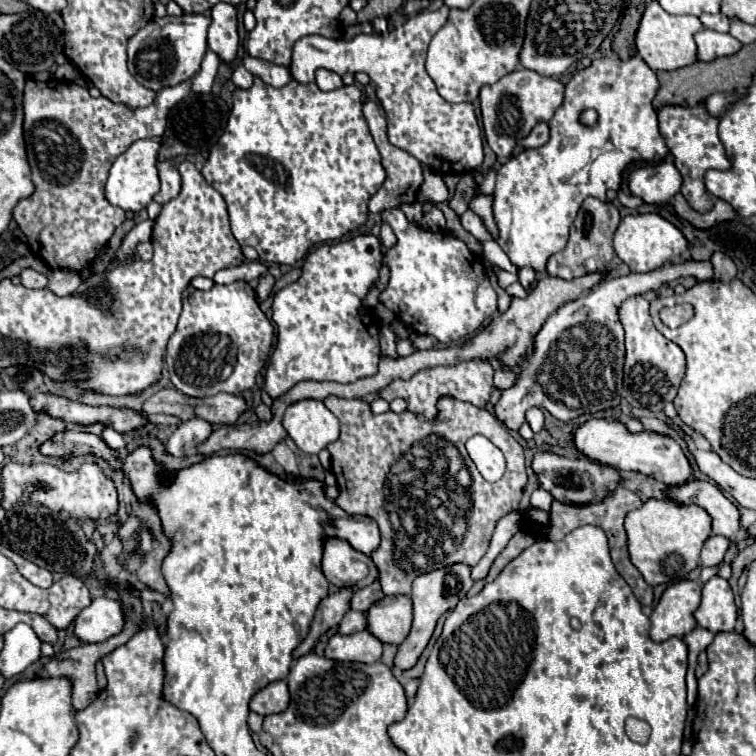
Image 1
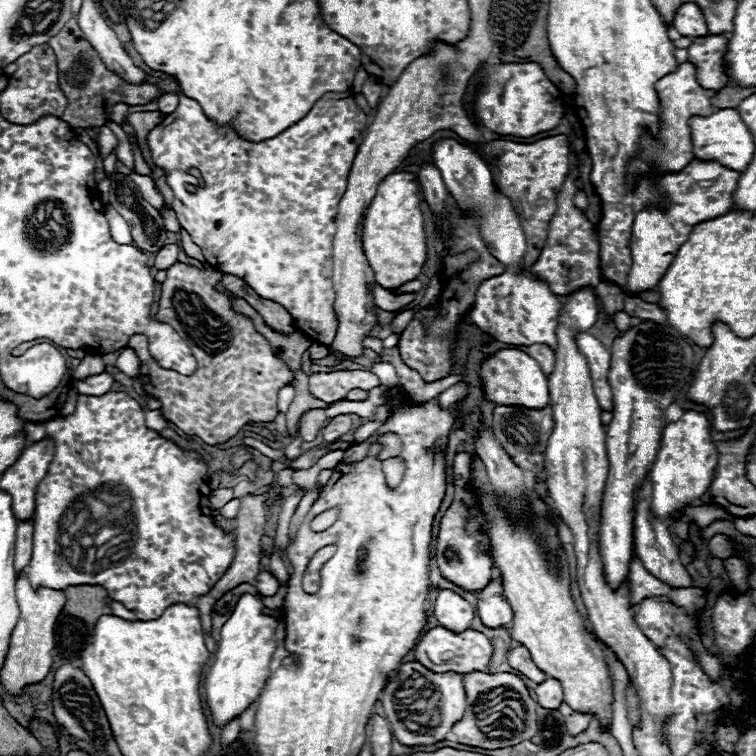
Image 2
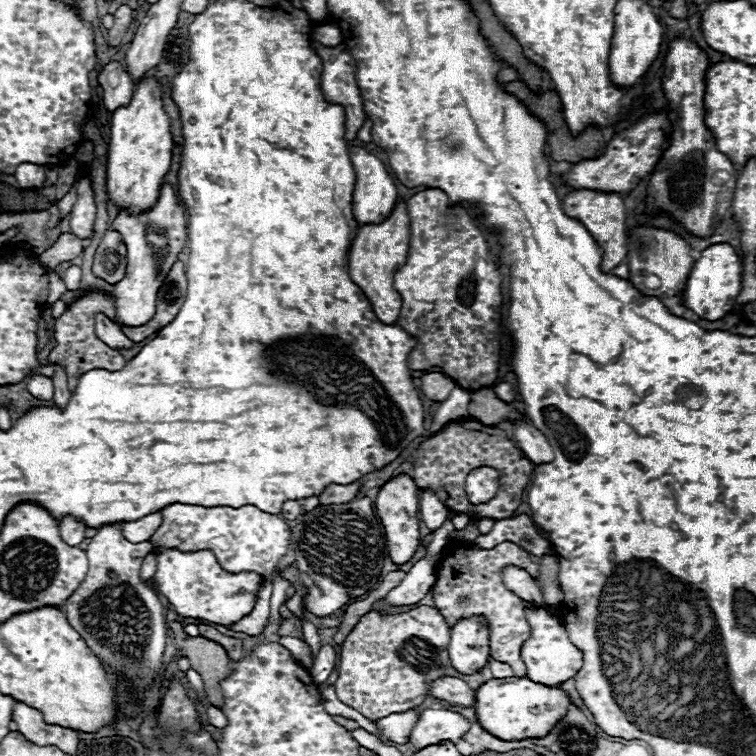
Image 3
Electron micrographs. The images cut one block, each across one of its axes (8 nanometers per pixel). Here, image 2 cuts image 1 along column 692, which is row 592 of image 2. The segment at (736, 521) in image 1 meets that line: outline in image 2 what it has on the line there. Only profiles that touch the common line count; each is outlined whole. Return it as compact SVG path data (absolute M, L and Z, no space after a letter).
M494 578L488 582L478 592L478 604L476 604L476 614L480 616L482 624L488 628L498 628L498 626L508 626L514 618L514 612L504 596L504 586L502 578Z

